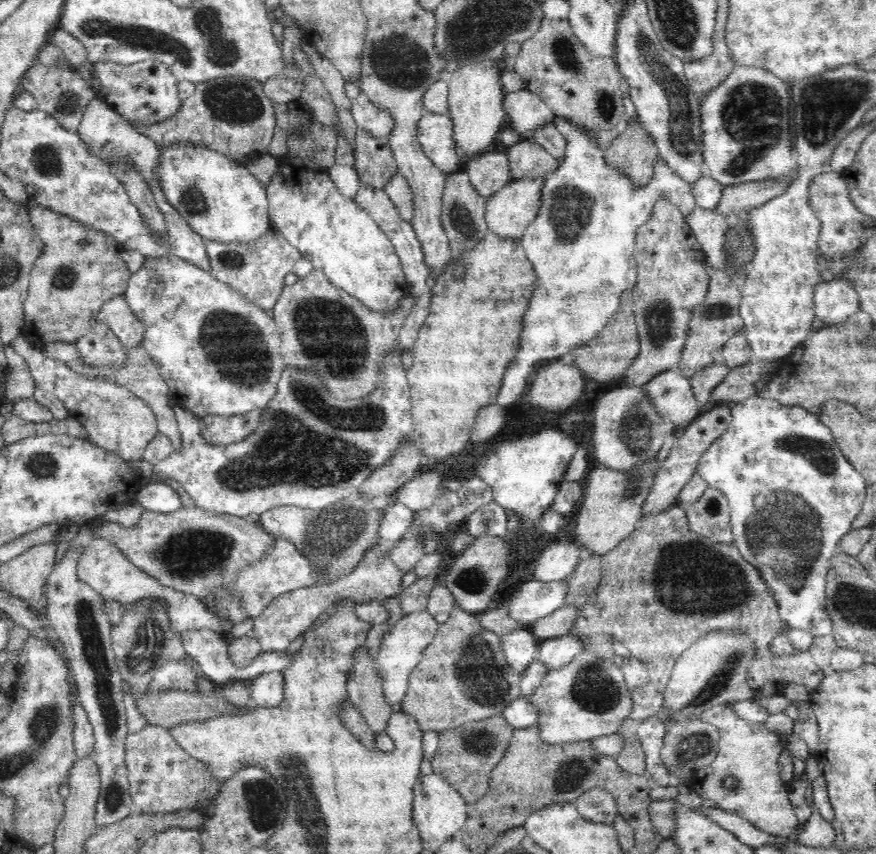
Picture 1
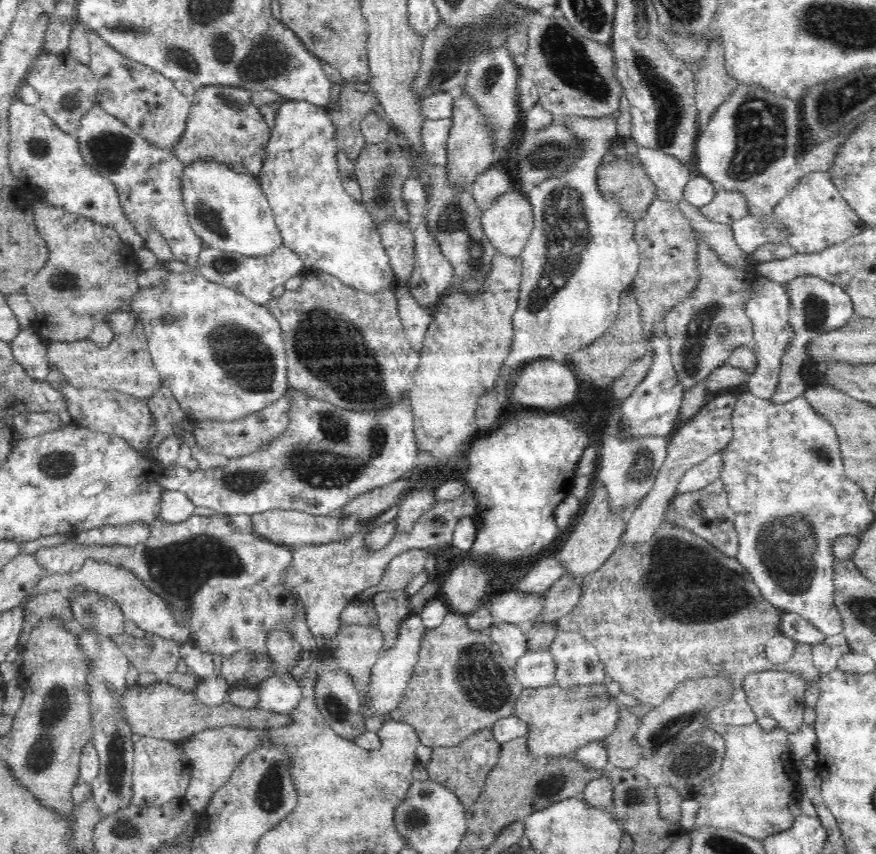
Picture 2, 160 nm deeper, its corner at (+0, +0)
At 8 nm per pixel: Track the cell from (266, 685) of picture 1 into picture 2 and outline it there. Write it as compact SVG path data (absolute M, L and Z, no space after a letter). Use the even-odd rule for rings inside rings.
M289 673L272 675L256 688L258 707L264 710L288 715L300 704L302 689Z

